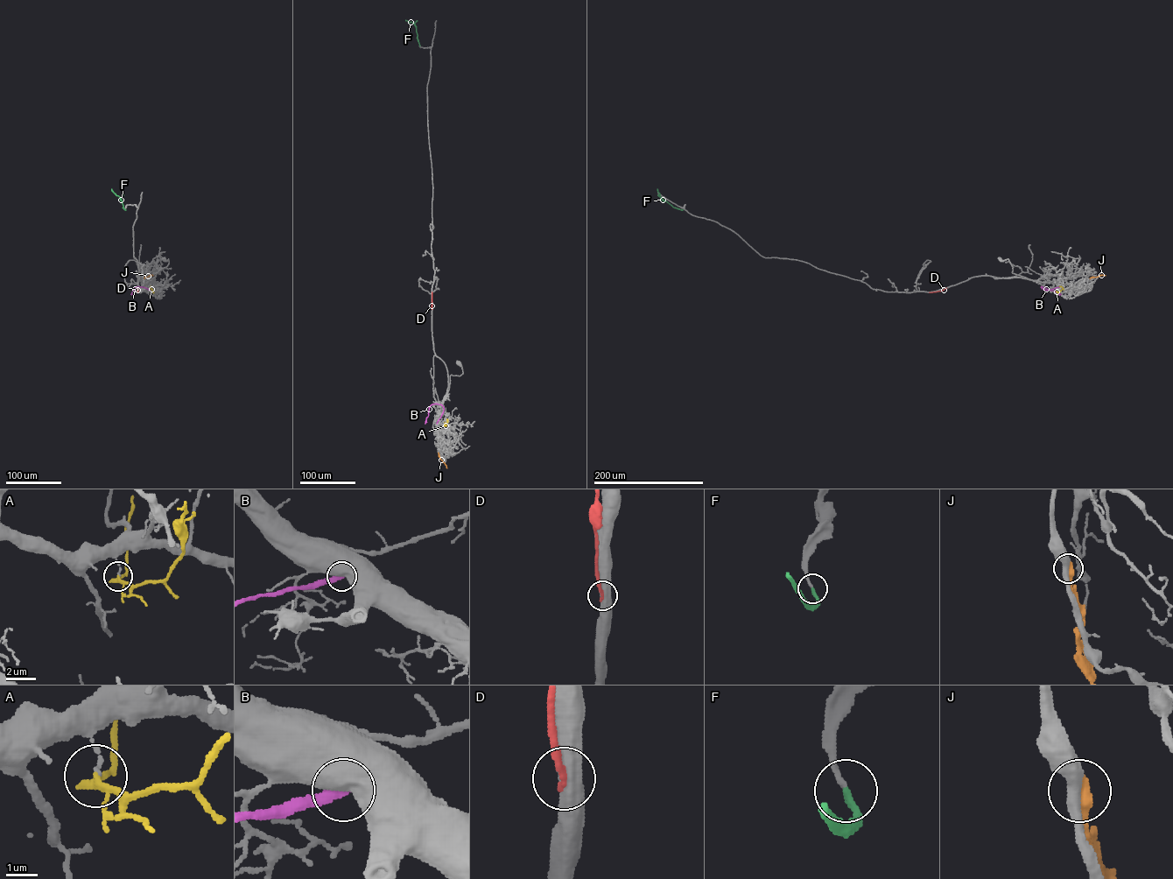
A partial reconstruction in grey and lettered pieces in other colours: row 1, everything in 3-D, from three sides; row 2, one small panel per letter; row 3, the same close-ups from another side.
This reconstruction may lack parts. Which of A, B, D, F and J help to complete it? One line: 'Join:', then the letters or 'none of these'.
Join: F

